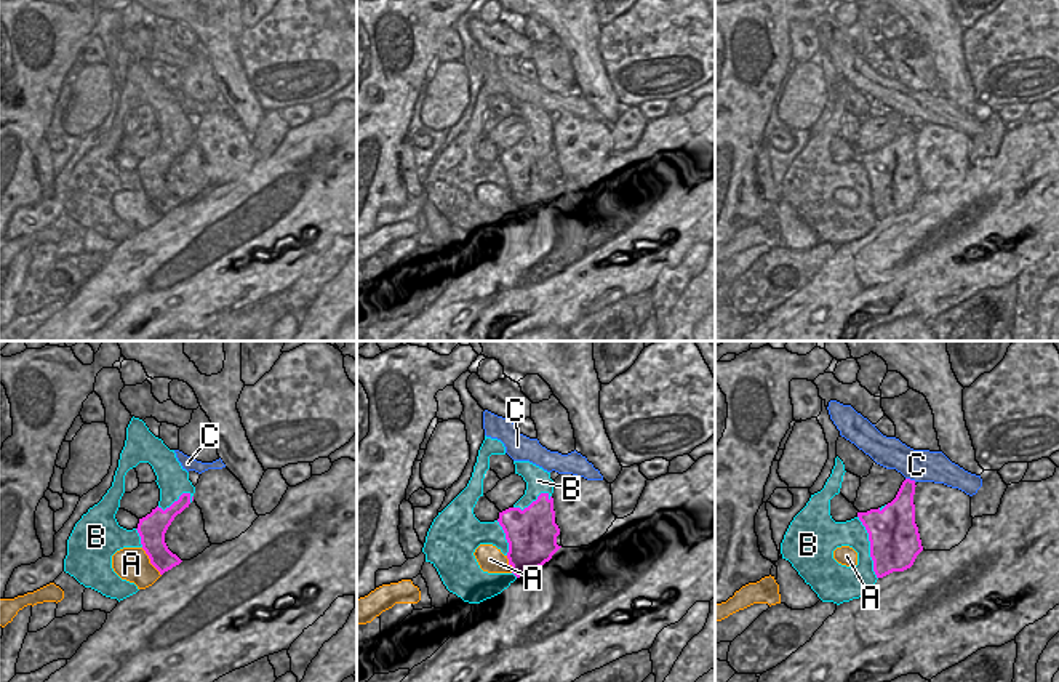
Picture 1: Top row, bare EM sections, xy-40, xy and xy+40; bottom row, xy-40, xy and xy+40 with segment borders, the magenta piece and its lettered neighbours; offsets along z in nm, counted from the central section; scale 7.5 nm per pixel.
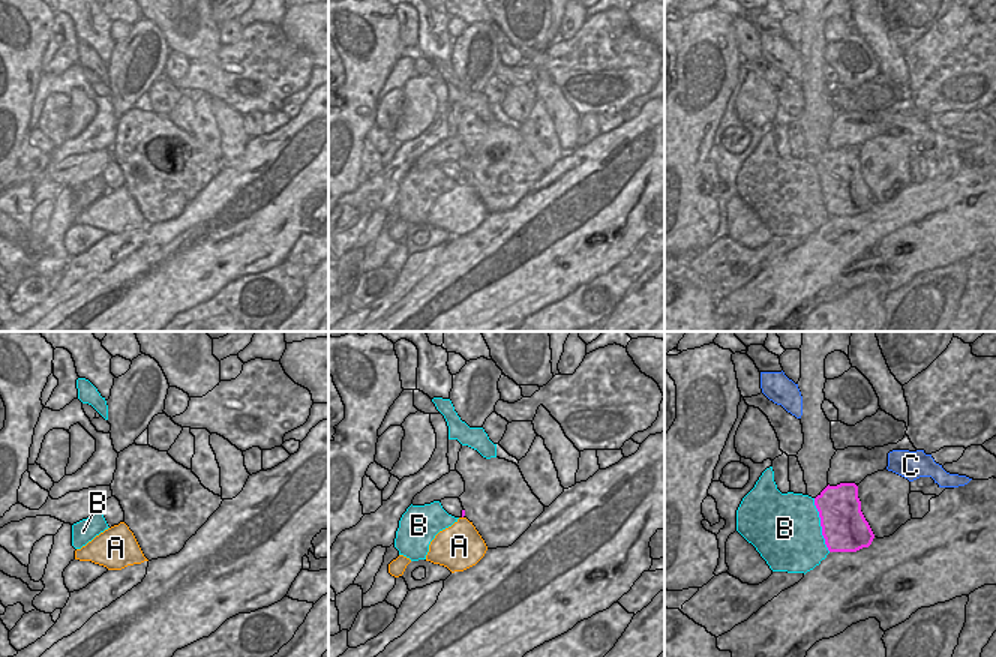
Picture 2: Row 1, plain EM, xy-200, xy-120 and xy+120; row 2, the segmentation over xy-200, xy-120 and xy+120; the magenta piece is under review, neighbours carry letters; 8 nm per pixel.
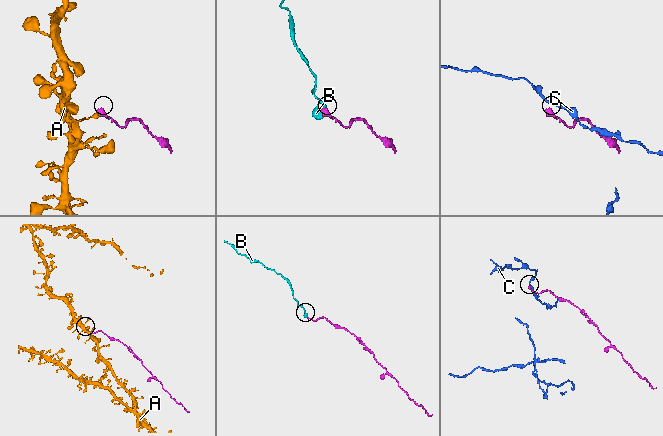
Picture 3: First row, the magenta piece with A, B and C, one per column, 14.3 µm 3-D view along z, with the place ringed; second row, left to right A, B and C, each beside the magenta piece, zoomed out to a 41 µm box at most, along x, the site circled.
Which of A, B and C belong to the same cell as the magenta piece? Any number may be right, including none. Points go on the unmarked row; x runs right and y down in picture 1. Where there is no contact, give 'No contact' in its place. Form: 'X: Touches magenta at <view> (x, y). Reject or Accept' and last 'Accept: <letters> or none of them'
A: Touches magenta at xy-40 (151, 204). Reject
B: Touches magenta at xy+40 (871, 189). Accept
C: Touches magenta at xy+40 (909, 120). Reject
Accept: B

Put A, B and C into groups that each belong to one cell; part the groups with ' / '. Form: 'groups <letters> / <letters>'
groups A / B / C

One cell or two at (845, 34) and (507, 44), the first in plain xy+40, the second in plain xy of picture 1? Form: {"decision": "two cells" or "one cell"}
{"decision": "one cell"}

